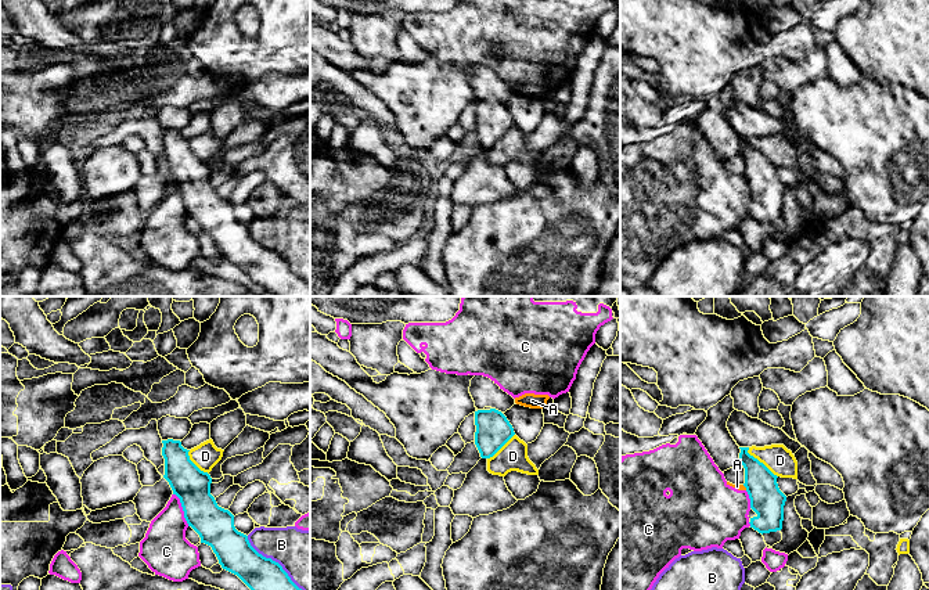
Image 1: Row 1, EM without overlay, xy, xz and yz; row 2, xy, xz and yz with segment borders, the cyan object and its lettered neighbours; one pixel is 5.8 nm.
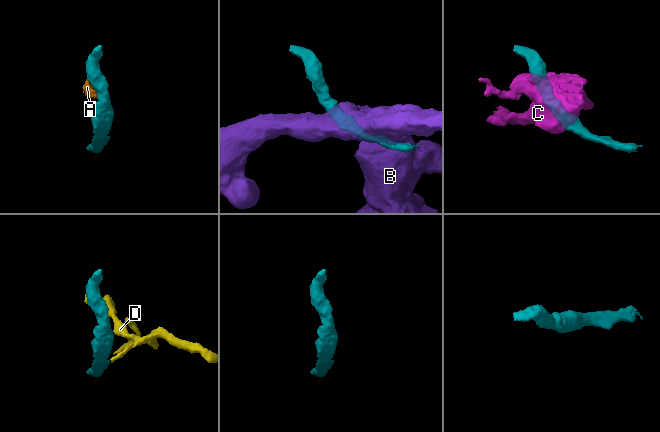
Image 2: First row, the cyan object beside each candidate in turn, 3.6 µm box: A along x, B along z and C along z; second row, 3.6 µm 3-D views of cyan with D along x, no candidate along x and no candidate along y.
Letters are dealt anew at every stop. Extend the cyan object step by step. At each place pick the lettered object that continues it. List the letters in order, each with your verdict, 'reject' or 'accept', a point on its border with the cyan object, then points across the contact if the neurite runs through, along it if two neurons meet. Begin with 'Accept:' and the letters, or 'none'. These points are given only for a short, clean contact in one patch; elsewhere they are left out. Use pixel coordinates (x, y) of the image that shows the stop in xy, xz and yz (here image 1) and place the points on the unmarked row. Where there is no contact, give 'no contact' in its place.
Accept: none
A: reject | yz (745, 176) | along yz (742, 175), (746, 179)
B: reject | xy (277, 252)
C: reject | xy (183, 200) | along xy (173, 183), (179, 189), (183, 207), (188, 215)
D: reject | yz (759, 151) | along yz (748, 137), (748, 141), (777, 166)

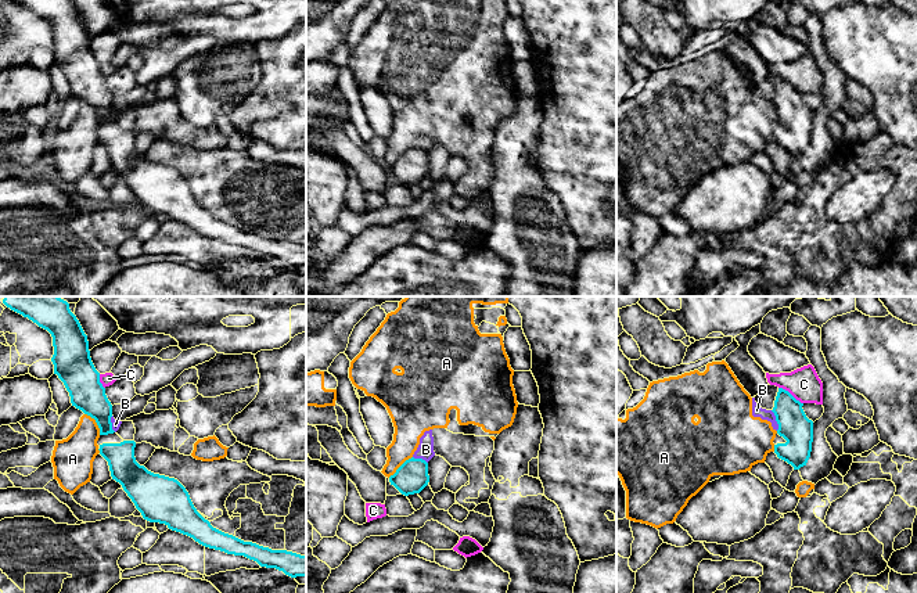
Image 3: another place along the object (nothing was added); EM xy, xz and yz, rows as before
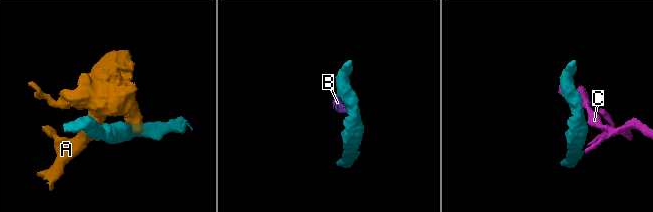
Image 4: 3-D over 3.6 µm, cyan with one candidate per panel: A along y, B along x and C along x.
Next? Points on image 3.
Accept: none
A: reject | xy (96, 111) | along xy (85, 103), (94, 110), (100, 124)
B: reject | yz (776, 110) | along yz (770, 100), (776, 108), (777, 119)
C: reject | yz (790, 83) | along yz (779, 76), (788, 81), (802, 93)

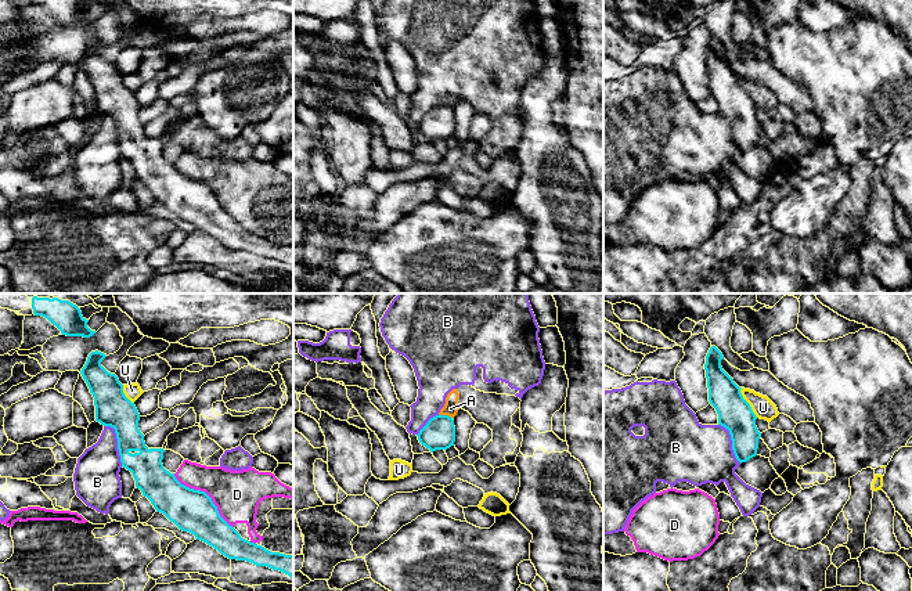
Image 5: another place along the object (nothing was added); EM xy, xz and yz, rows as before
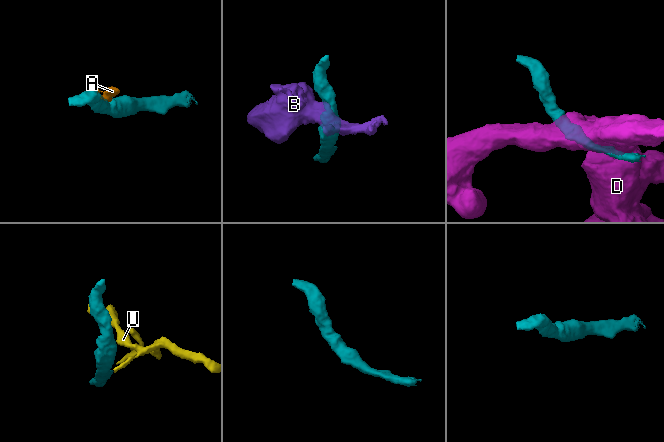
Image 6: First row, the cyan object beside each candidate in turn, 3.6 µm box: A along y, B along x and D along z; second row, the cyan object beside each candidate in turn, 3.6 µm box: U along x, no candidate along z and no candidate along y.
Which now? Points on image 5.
Accept: none
A: reject | xz (446, 105) | along xz (439, 103), (447, 104), (451, 108)
B: reject | xy (118, 133) | along xy (104, 115), (110, 115), (114, 119), (122, 155)
D: reject | xy (206, 184)
U: reject | yz (748, 93) | along yz (741, 78), (742, 87), (757, 107)

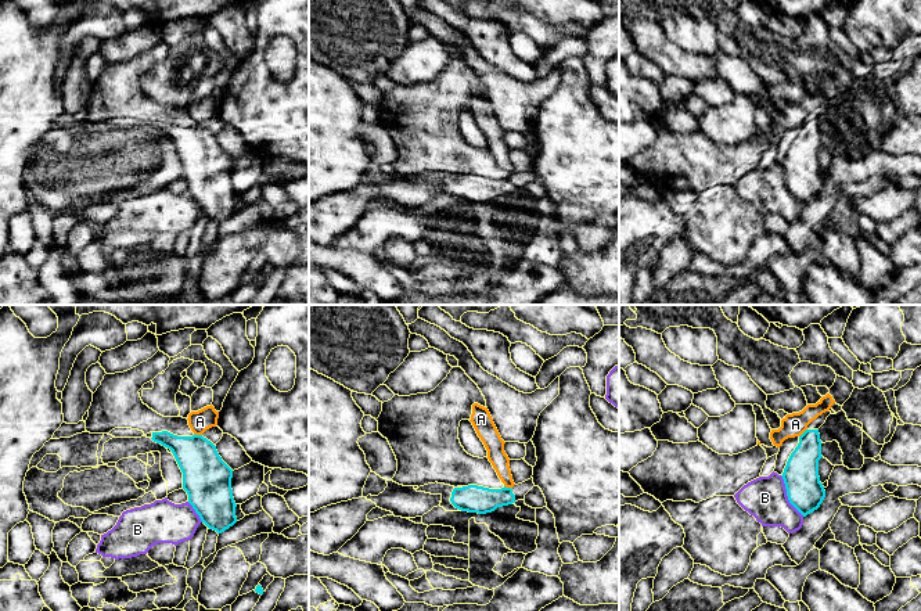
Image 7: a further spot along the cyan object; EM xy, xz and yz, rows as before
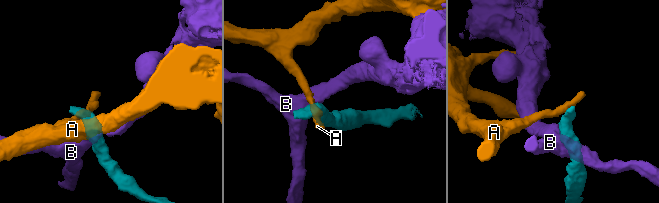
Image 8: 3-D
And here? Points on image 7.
Accept: none
A: reject | xy (198, 125) | along xy (194, 122), (201, 125)
B: reject | yz (787, 184) | along yz (780, 165), (787, 189), (803, 205)

